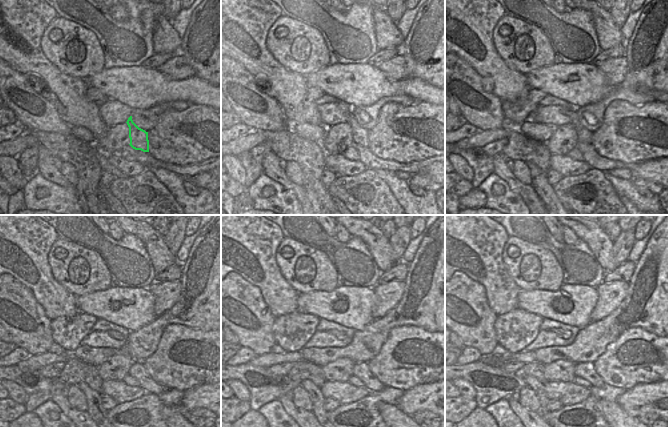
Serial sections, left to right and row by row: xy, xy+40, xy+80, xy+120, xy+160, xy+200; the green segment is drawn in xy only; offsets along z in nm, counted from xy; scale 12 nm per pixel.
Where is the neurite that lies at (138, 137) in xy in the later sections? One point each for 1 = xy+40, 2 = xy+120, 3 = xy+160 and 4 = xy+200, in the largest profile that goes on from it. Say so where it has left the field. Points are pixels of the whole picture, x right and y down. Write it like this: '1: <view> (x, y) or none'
1: xy+40 (360, 135)
2: xy+120 (117, 335)
3: xy+160 (340, 335)
4: xy+200 (565, 334)

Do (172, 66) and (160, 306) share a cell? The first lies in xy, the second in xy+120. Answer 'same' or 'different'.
same

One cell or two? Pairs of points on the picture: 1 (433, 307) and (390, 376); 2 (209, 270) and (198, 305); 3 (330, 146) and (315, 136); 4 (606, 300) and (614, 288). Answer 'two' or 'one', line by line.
1: two
2: one
3: two
4: one

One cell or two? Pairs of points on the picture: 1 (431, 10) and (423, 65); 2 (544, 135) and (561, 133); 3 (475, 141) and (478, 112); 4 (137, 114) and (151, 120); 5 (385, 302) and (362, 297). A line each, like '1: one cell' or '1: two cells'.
1: one cell
2: two cells
3: two cells
4: one cell
5: two cells

